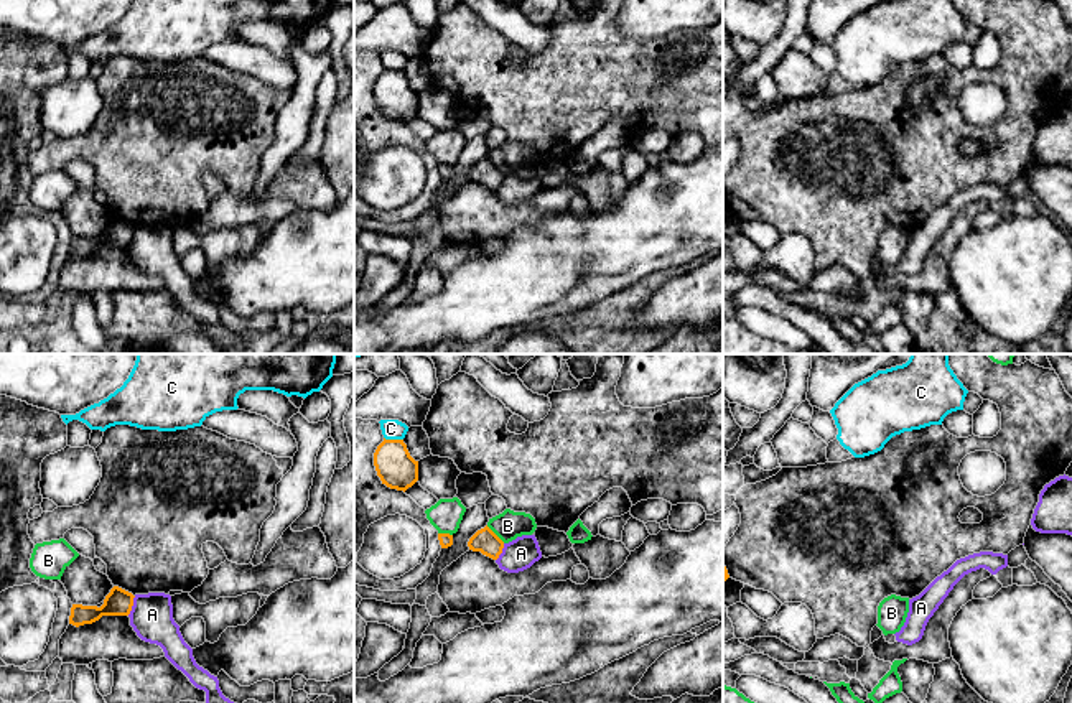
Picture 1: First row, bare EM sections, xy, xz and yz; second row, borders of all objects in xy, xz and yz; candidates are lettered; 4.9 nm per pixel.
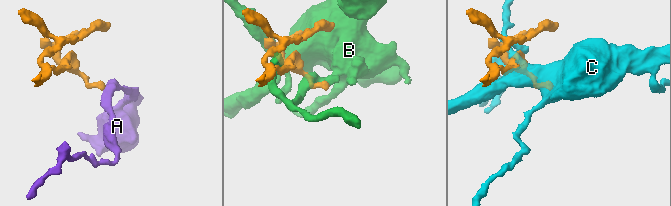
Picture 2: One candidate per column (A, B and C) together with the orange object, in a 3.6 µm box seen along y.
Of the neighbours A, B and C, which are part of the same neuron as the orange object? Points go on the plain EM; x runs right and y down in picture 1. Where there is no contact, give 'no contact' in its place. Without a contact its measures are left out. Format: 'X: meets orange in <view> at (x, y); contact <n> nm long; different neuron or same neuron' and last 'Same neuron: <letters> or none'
A: meets orange in xy at (130, 237); contact 100 nm long; different neuron
B: meets orange in xz at (494, 165); contact 130 nm long; different neuron
C: meets orange in xz at (394, 71); contact 100 nm long; different neuron
Same neuron: none

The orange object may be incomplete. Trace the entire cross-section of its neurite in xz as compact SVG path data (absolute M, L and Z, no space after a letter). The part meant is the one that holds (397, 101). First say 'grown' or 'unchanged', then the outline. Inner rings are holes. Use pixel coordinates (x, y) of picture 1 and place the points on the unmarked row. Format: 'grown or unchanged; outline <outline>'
unchanged; outline M385 71L374 84L374 97L382 115L390 120L407 122L418 112L418 92L415 92L403 71Z

